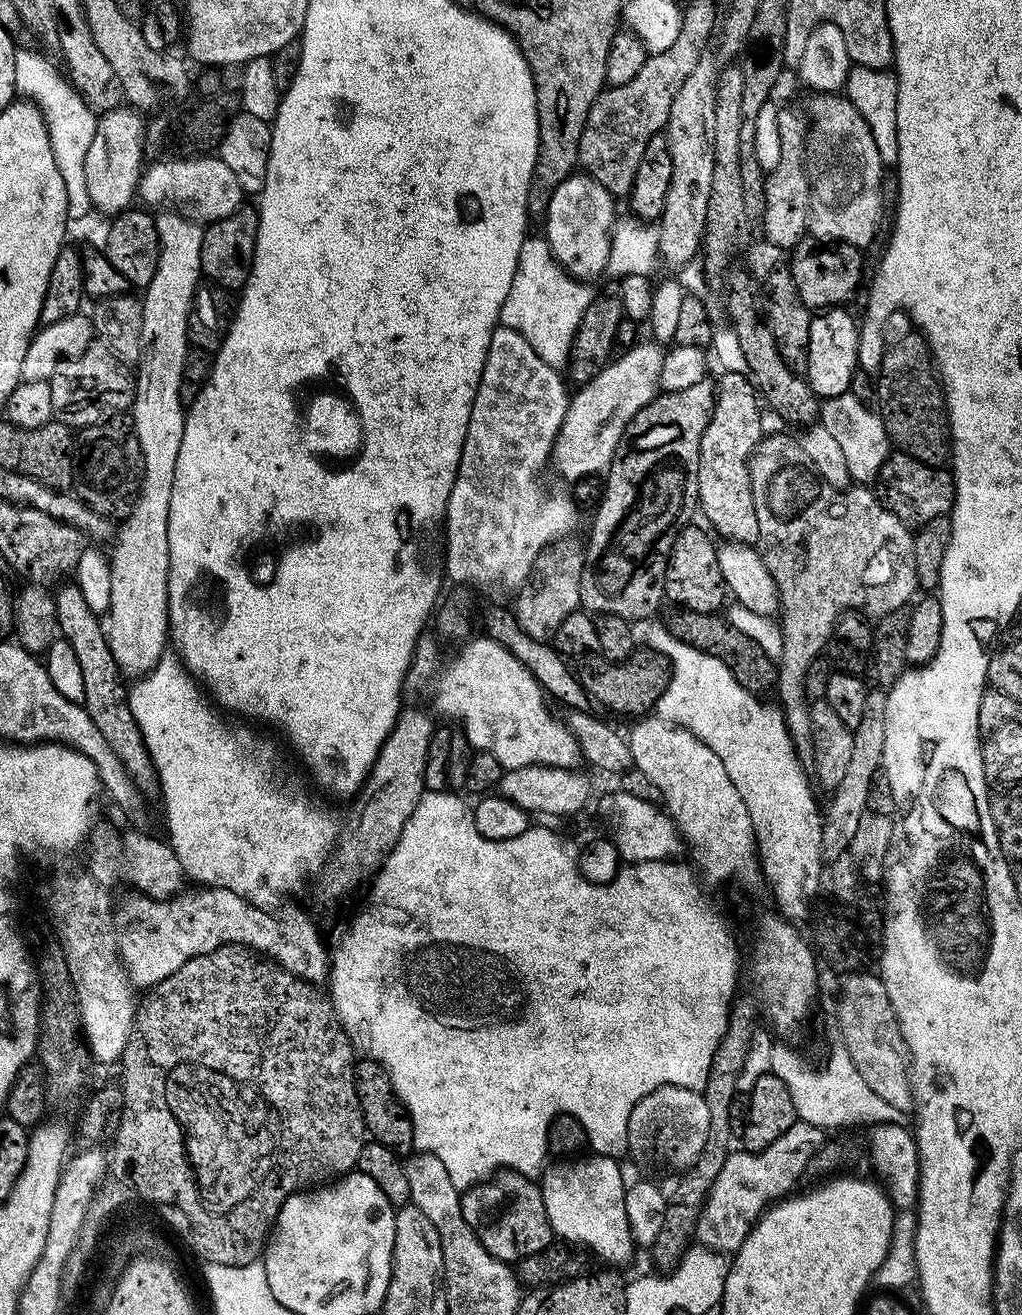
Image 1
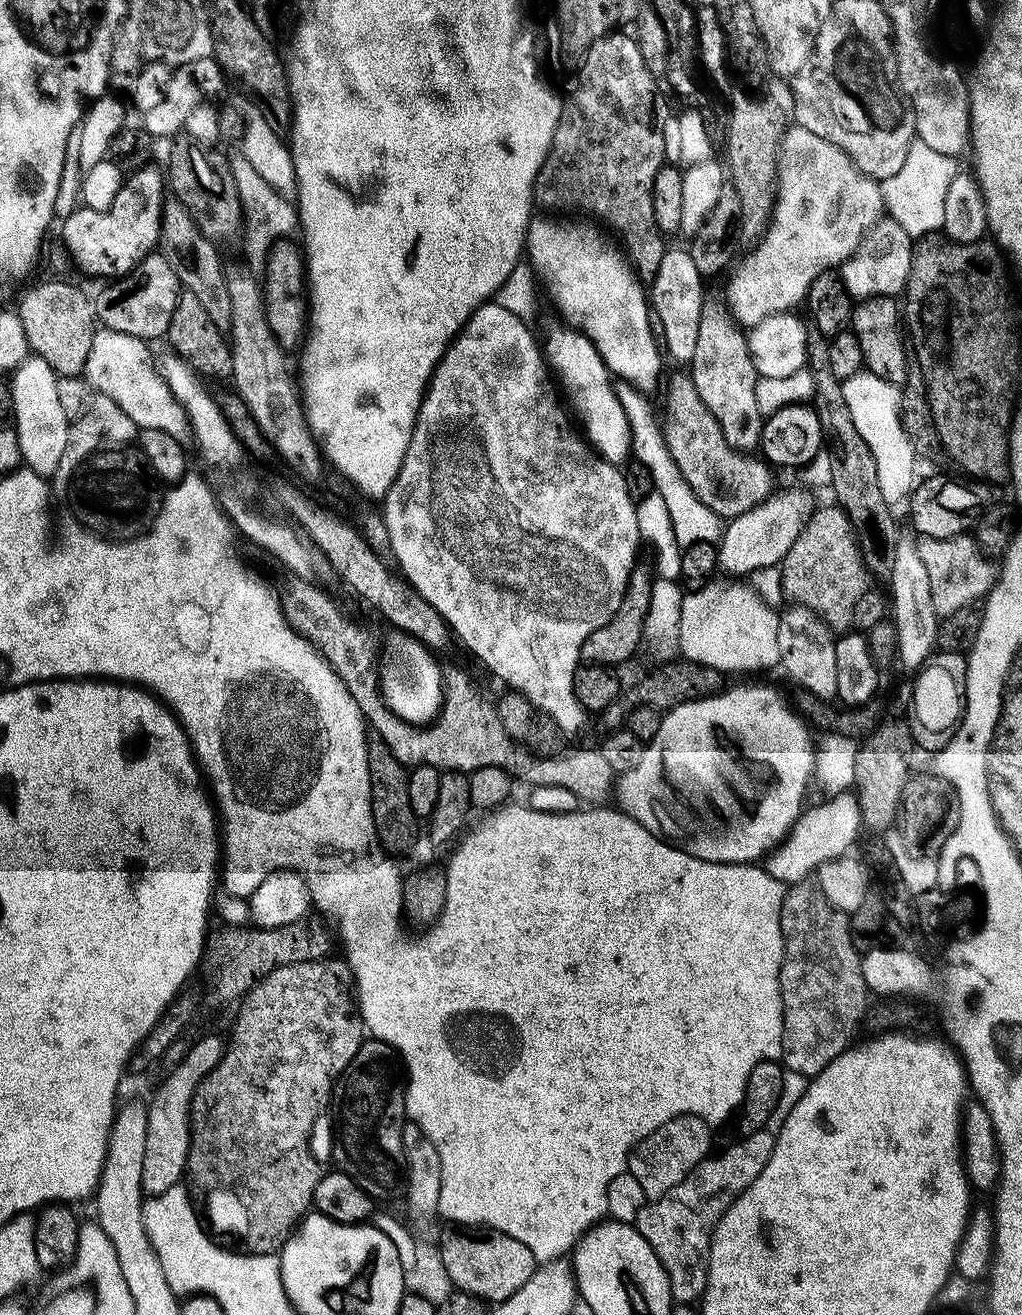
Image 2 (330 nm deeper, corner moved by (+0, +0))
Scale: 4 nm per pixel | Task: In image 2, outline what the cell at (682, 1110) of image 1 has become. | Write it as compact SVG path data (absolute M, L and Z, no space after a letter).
M679 1116L654 1130L654 1134L641 1142L634 1174L638 1182L642 1182L642 1190L649 1201L661 1200L667 1192L676 1189L703 1160L708 1159L713 1151L711 1131L713 1129L706 1120L699 1120L697 1116Z

